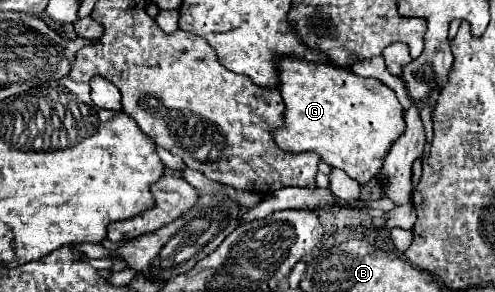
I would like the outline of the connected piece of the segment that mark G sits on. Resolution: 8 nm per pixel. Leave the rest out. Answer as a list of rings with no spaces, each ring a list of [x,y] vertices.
[[[277,57],[275,63],[279,73],[279,91],[285,103],[283,125],[271,131],[275,143],[289,153],[313,151],[321,157],[321,161],[343,169],[359,183],[367,183],[369,179],[377,177],[383,165],[383,157],[389,153],[393,141],[397,141],[405,131],[403,109],[395,93],[377,79],[359,77],[353,71],[331,63],[313,63],[299,57]]]

